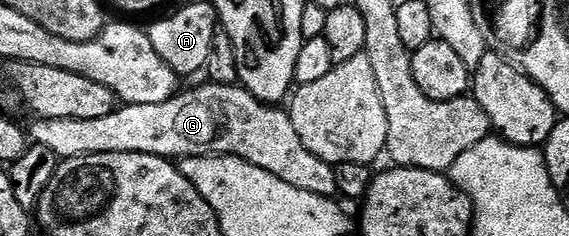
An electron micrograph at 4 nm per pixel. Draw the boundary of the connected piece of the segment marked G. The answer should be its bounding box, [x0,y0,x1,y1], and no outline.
[29,82,339,198]

